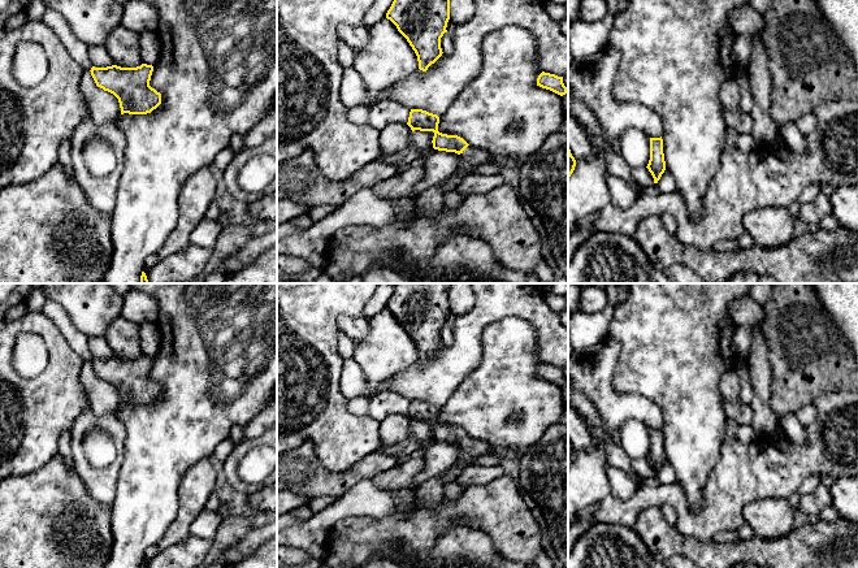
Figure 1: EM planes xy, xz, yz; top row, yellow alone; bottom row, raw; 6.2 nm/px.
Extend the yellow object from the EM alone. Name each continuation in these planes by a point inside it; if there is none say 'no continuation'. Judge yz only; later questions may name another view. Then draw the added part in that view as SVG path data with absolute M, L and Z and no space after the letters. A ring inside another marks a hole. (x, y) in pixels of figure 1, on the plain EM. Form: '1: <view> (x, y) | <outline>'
no continuation

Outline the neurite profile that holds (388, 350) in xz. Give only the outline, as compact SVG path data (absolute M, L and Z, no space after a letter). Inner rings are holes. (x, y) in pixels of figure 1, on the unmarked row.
M386 308L368 318L367 338L355 342L354 359L376 393L384 391L384 382L419 361L415 342Z

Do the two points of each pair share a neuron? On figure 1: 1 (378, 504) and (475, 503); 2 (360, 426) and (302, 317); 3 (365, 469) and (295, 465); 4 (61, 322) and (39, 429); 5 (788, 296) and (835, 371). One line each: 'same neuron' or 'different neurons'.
1: different neurons
2: same neuron
3: same neuron
4: different neurons
5: same neuron

